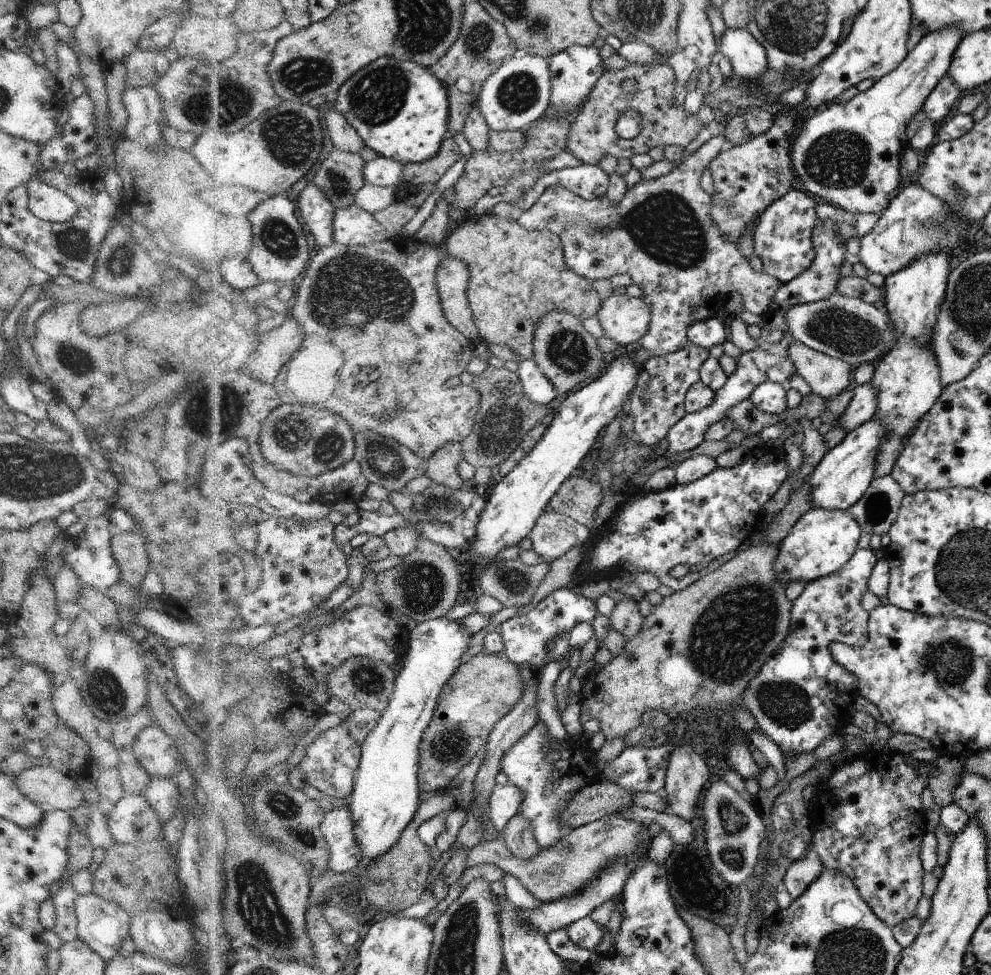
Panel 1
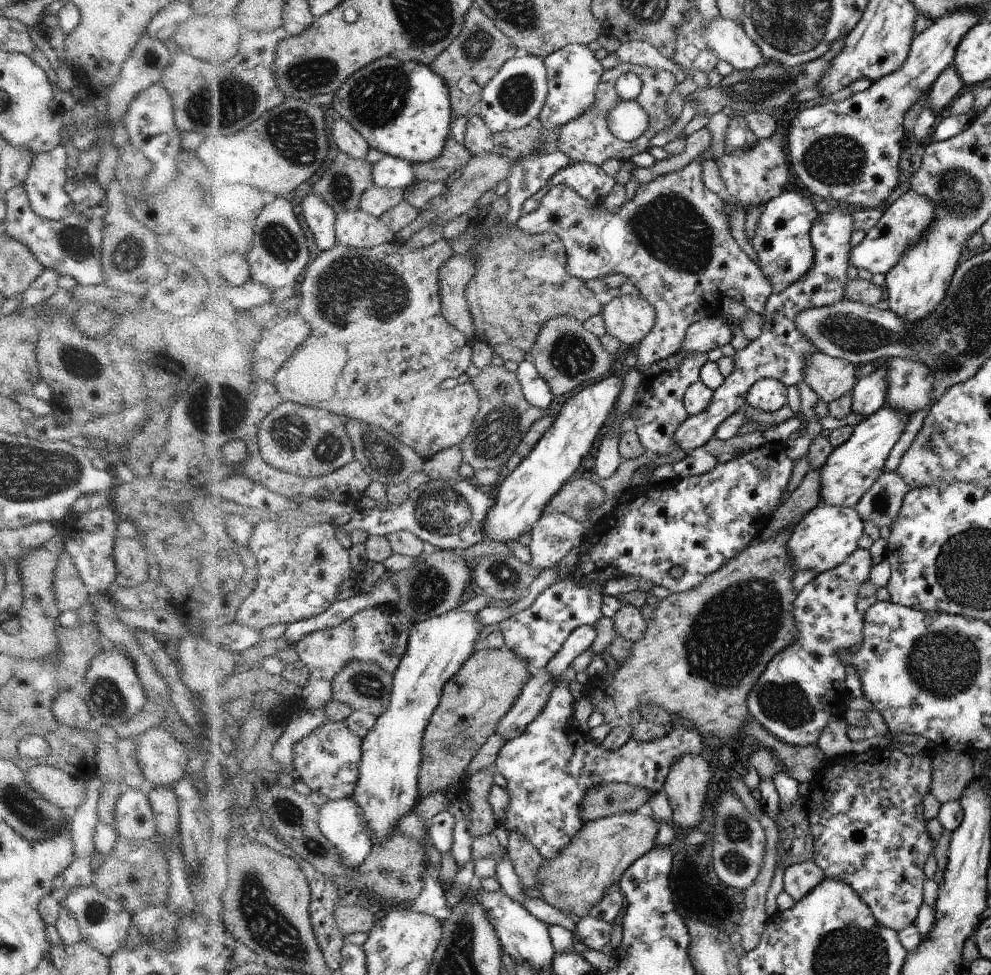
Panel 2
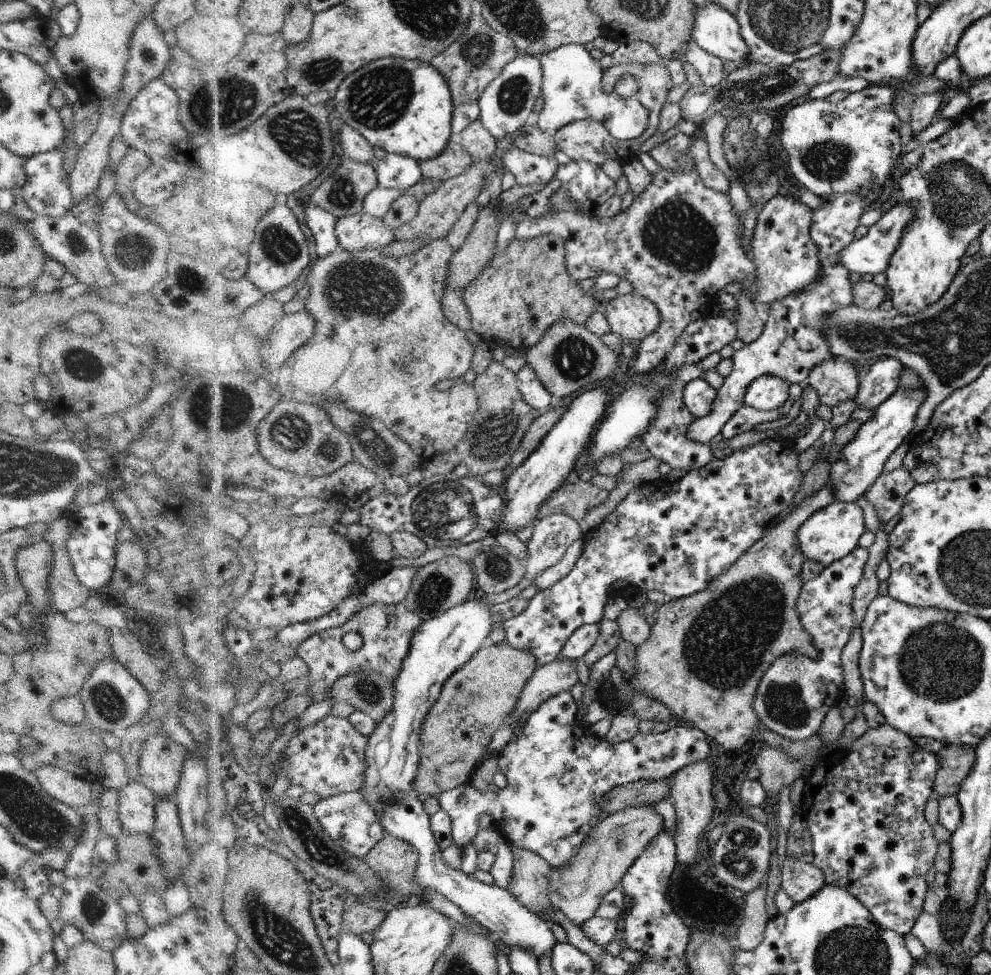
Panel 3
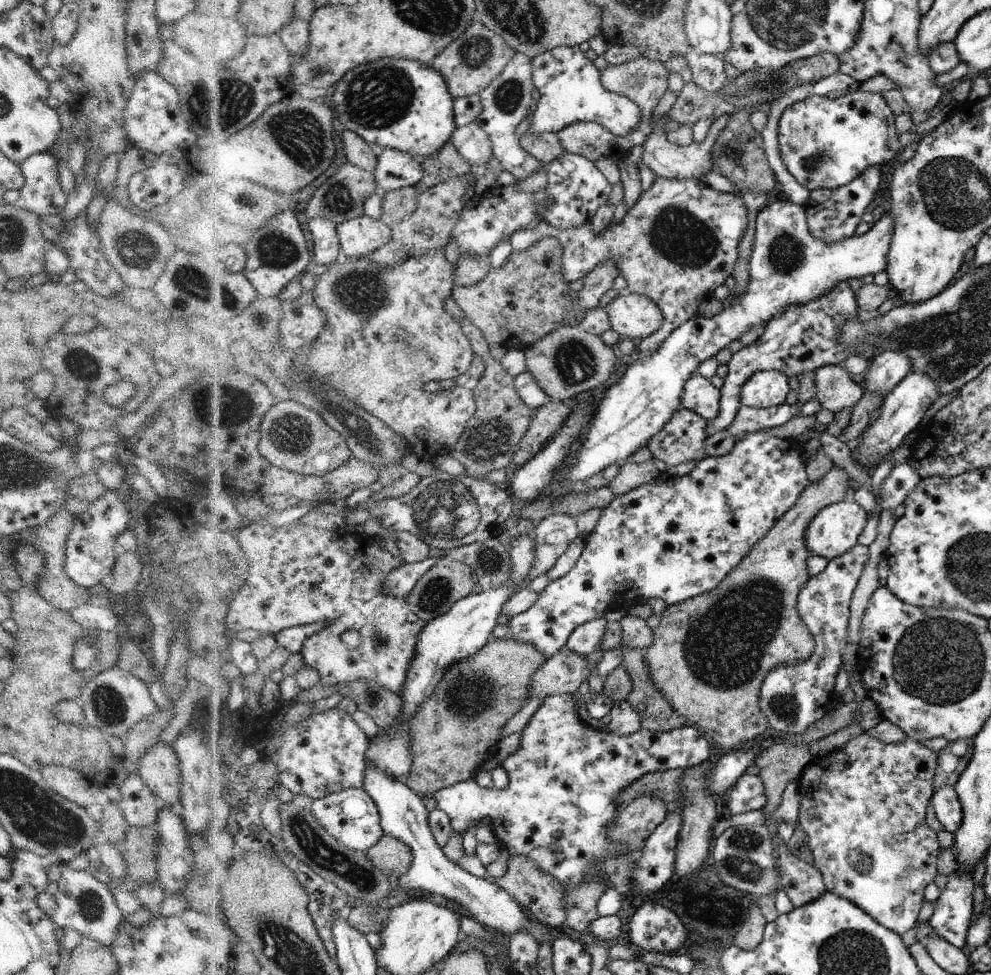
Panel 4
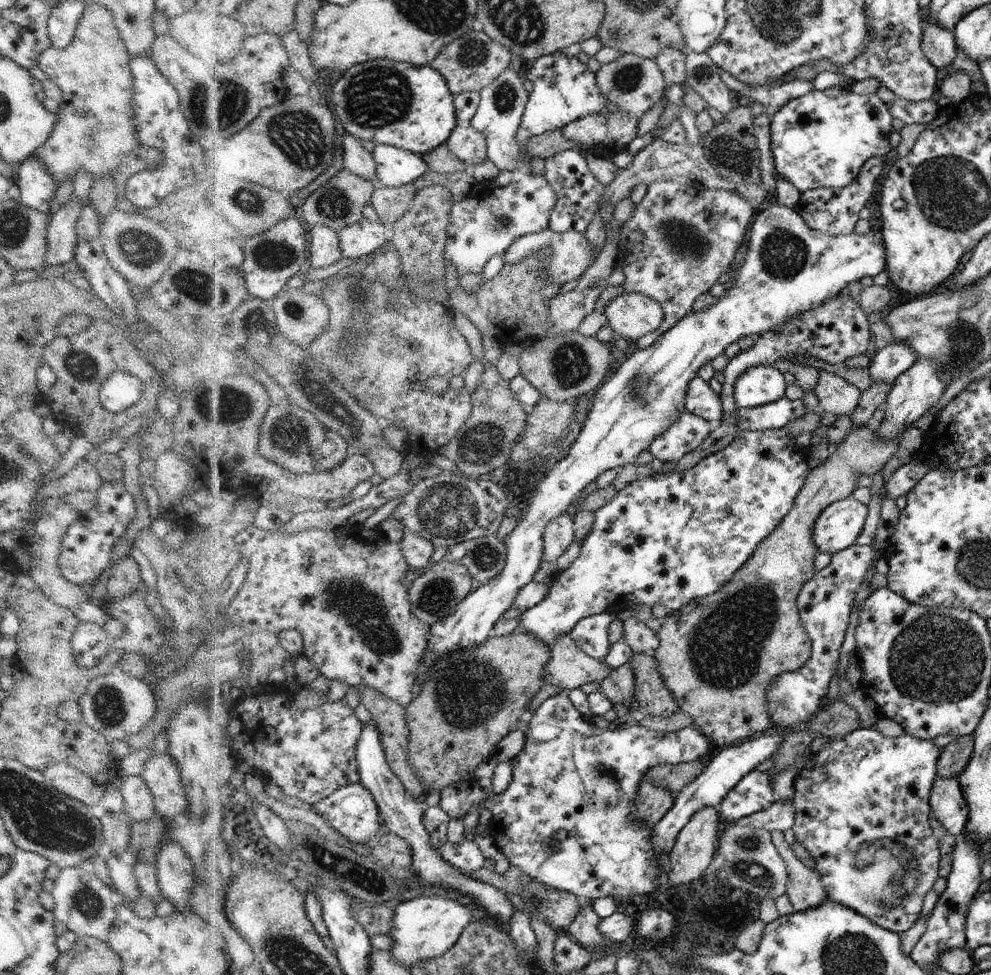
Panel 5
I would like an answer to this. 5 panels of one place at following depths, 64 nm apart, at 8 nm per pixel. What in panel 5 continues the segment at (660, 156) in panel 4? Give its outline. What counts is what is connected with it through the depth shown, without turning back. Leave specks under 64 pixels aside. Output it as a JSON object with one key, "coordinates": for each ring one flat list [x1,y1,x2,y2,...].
{"coordinates":[[701,136,697,143,686,143,675,145,665,141,663,137,658,137,652,142,646,144,639,152,635,154,634,162,629,164,626,169,618,171,616,178,612,180,610,186,605,186,606,194,602,194,602,203,620,202,626,198,630,192,633,192,634,186,644,182,652,184,658,181,678,181,681,184,700,184,710,189,724,189,726,191,735,190,734,184,730,183,725,175,722,175,717,168,708,162,704,156,704,140]]}

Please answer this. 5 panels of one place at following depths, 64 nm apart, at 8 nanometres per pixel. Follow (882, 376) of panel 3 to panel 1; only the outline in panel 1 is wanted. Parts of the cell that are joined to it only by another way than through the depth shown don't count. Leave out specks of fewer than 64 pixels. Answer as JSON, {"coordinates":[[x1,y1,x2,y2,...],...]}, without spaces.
{"coordinates":[[860,384,854,386,854,396,846,408,846,412,838,418,838,428,847,433,856,430,858,426,866,424,877,412,877,390,872,384]]}

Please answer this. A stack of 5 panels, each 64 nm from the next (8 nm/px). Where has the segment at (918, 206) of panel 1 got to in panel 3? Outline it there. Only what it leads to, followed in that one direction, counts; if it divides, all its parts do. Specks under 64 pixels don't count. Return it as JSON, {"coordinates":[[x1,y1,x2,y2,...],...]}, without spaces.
{"coordinates":[[898,202,892,208,888,209,874,226,871,226,864,238,854,239,850,242,850,246,846,246,838,258,840,264,848,270,848,272,856,272,856,274,870,274,876,276,885,273,889,268,890,261,893,260,894,252,898,250,900,242,905,240,906,233,909,232,910,226,918,220,918,210,912,203]]}

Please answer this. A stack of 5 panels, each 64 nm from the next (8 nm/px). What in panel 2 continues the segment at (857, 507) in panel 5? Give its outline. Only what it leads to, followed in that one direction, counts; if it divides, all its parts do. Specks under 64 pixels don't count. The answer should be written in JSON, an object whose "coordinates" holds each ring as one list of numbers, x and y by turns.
{"coordinates":[[819,504,809,510,804,518,792,528,788,545,790,558,794,561,794,572,812,570,818,576,826,570,836,569,837,566,849,560,862,534,864,534,862,518,858,516,854,507]]}

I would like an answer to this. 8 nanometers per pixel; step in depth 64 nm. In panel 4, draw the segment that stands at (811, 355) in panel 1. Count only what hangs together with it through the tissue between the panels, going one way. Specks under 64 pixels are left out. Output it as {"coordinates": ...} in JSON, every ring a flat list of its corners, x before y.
{"coordinates":[[843,364,817,368,813,380,821,408,836,413,855,406,863,396,863,389,852,380,852,375]]}

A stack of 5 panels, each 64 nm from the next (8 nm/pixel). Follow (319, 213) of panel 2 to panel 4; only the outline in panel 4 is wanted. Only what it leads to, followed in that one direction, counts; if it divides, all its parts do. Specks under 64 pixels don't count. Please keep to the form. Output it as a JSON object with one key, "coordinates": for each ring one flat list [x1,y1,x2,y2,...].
{"coordinates":[[316,216,309,221,309,228,313,234,314,263,320,266,334,264,344,255,338,225,332,218]]}

